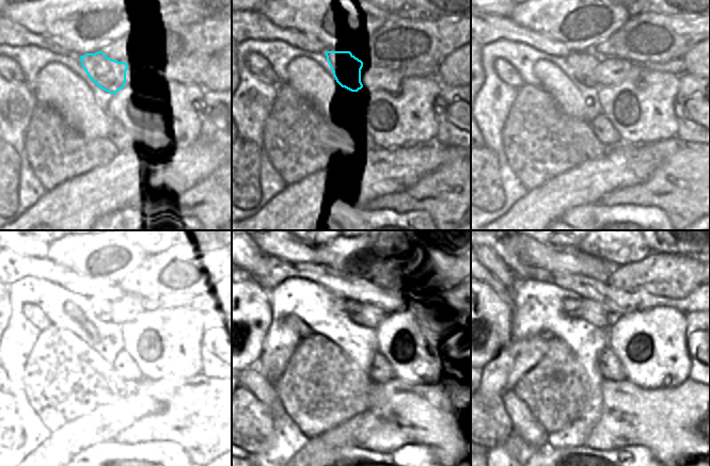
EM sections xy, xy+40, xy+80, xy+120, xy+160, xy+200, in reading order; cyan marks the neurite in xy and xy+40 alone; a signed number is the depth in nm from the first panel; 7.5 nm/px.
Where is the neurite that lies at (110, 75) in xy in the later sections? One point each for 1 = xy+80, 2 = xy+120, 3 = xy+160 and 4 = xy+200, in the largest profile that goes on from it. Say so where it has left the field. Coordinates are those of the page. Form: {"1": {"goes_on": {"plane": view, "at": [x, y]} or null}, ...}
{"1": {"goes_on": {"plane": "xy+80", "at": [583, 64]}}, "2": {"goes_on": {"plane": "xy+120", "at": [101, 307]}}, "3": {"goes_on": {"plane": "xy+160", "at": [338, 304]}}, "4": {"goes_on": {"plane": "xy+200", "at": [571, 306]}}}

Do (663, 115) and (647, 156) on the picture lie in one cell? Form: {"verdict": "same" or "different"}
{"verdict": "different"}

